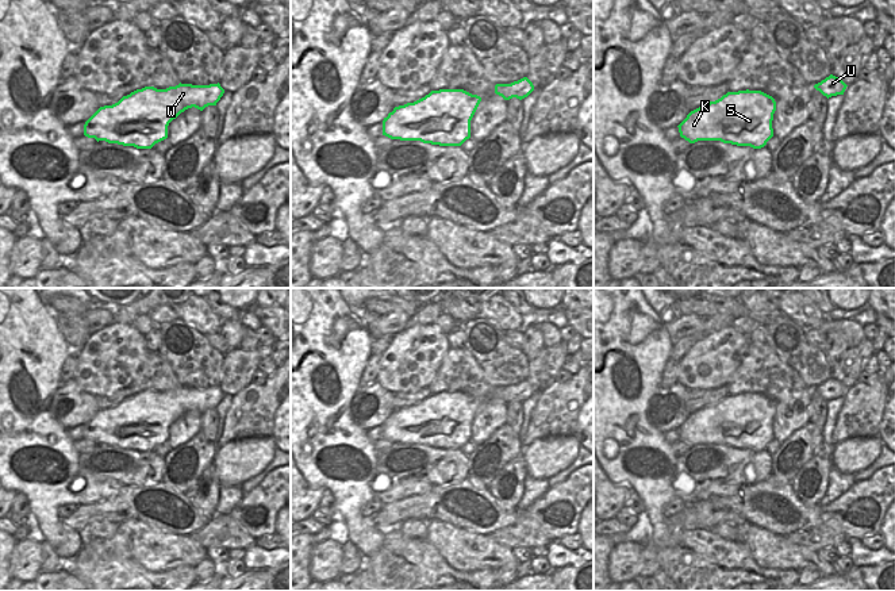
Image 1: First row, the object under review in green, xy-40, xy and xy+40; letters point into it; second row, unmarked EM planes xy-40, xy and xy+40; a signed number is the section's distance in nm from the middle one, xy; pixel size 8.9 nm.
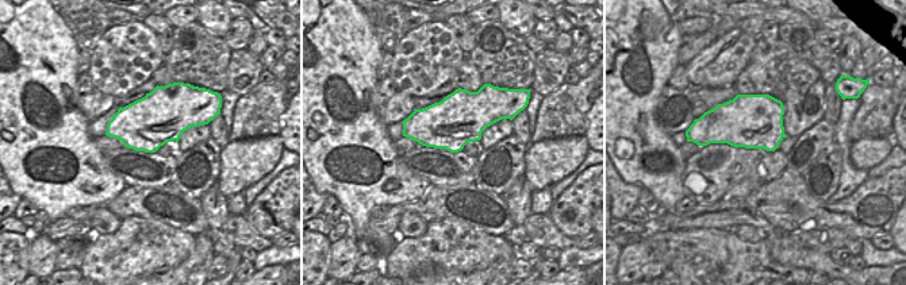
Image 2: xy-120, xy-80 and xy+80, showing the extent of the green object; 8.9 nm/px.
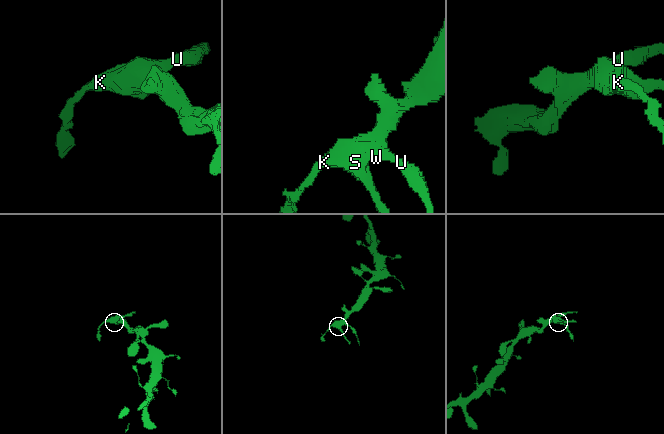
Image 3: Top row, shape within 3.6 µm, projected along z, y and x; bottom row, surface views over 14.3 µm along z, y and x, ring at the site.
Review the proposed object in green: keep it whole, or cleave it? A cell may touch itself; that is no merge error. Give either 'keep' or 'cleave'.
keep

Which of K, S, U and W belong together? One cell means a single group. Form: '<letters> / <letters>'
K S U W

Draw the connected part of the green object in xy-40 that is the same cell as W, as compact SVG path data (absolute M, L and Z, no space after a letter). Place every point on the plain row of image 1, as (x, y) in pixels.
M178 387L166 392L145 389L123 399L112 408L100 410L84 427L84 438L108 446L151 452L155 446L168 441L168 429L188 411L203 414L208 408L216 408L224 392L220 387L192 388Z

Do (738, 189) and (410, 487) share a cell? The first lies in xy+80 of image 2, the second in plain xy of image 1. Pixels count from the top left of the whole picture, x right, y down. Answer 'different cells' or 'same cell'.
same cell

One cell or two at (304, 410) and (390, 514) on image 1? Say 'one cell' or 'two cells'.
two cells

